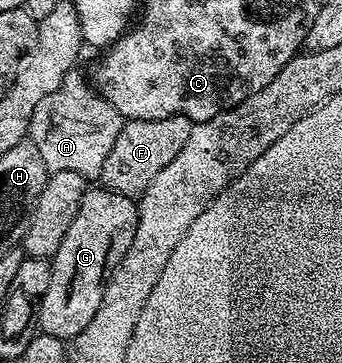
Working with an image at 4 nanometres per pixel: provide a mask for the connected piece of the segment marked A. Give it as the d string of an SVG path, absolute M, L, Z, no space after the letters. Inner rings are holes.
M77 68L70 69L68 75L64 75L64 83L60 83L52 95L36 103L28 140L36 143L50 173L76 171L81 177L98 179L102 175L104 159L108 159L108 151L112 151L112 143L116 143L116 135L120 135L124 119L112 103L96 92L87 74L85 77L78 72Z

